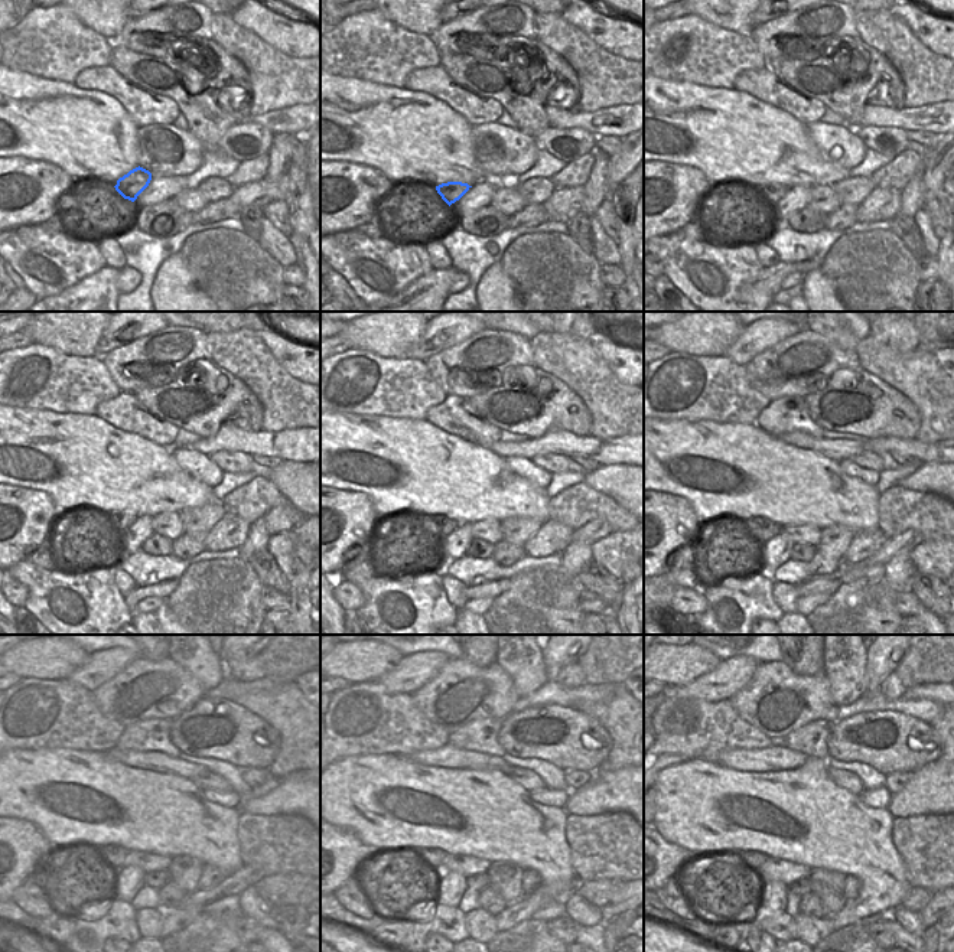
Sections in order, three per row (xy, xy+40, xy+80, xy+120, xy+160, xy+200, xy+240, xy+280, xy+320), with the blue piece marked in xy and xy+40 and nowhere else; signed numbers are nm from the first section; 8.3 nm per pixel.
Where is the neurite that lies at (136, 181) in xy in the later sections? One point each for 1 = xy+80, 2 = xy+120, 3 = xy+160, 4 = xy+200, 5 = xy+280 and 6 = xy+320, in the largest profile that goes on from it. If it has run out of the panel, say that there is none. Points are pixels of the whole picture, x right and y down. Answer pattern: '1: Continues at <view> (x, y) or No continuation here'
1: Continues at xy+80 (771, 194)
2: Continues at xy+120 (120, 521)
3: Continues at xy+160 (442, 524)
4: Continues at xy+200 (758, 524)
5: Continues at xy+280 (440, 853)
6: Continues at xy+320 (751, 853).

